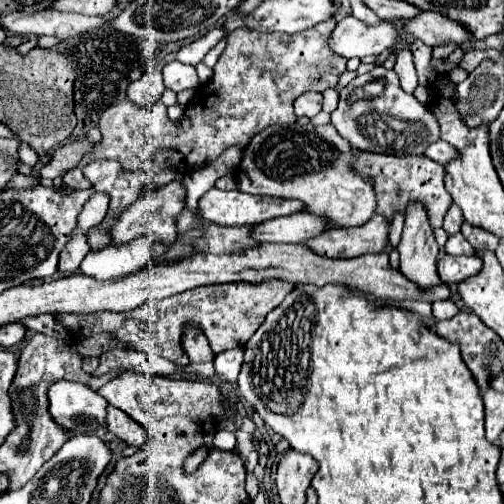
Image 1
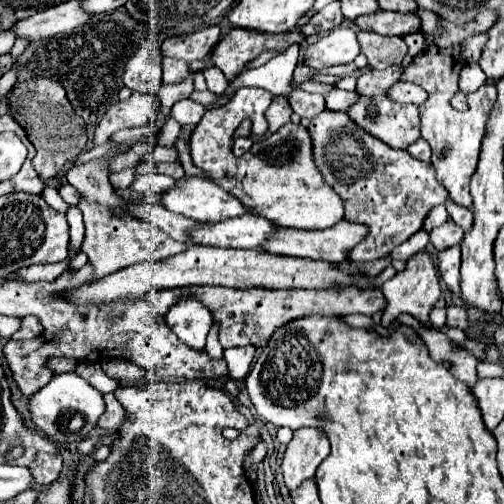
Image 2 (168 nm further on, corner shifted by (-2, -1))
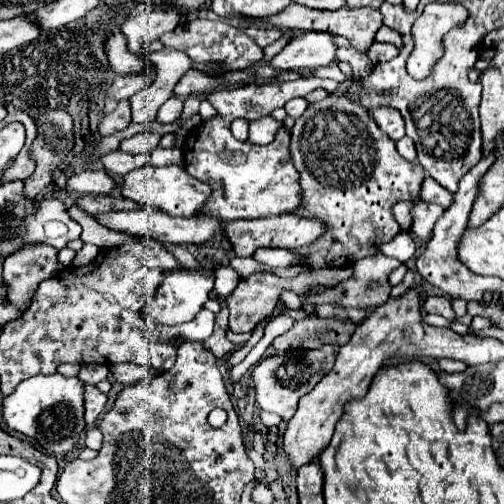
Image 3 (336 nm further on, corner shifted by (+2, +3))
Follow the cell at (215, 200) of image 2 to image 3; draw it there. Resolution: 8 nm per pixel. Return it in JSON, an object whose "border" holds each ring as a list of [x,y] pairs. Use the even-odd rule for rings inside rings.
{"border":[[[145,164],[143,168],[135,168],[123,176],[123,182],[119,186],[119,192],[123,198],[129,198],[141,206],[163,210],[171,216],[193,216],[197,212],[197,206],[205,202],[211,194],[209,186],[197,182],[195,178],[189,178],[185,168],[181,166],[151,166]]]}

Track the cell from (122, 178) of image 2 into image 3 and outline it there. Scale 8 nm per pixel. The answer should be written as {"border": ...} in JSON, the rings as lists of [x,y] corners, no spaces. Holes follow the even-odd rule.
{"border":[[[113,150],[113,152],[107,152],[101,156],[101,162],[105,166],[107,172],[115,172],[115,174],[127,174],[135,168],[141,168],[145,166],[149,160],[149,156],[143,156],[143,154],[127,154],[127,152],[121,152],[121,150]]]}

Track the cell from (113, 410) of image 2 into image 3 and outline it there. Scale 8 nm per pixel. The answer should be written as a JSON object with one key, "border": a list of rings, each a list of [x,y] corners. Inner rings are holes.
{"border":[[[85,386],[85,422],[91,426],[95,424],[97,416],[103,412],[107,396],[103,392],[99,392],[95,386]]]}

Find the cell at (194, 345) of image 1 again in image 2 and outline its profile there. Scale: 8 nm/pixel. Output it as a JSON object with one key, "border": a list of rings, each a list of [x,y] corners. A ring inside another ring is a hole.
{"border":[[[195,300],[177,302],[177,306],[169,308],[169,316],[165,316],[165,320],[181,342],[195,350],[205,350],[205,340],[213,324],[213,318],[205,306]]]}

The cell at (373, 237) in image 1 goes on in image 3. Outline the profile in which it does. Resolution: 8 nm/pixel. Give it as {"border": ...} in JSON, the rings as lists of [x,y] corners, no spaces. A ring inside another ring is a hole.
{"border":[[[279,214],[279,216],[265,216],[253,220],[237,220],[237,222],[221,222],[227,240],[231,242],[237,256],[251,256],[259,246],[277,246],[277,248],[299,248],[309,242],[315,242],[319,232],[325,230],[323,222],[297,218],[295,214]]]}

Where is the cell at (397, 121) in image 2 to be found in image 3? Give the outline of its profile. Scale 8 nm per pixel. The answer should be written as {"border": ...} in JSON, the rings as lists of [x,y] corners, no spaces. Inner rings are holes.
{"border":[[[377,108],[377,110],[369,110],[373,120],[379,124],[379,128],[383,132],[387,132],[387,136],[391,140],[399,140],[405,136],[405,124],[403,124],[403,118],[397,110],[393,108]]]}

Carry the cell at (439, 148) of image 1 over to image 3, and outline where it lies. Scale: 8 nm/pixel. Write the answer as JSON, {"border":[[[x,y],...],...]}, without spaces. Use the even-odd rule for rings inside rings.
{"border":[[[403,136],[395,146],[397,146],[397,152],[399,152],[405,160],[409,160],[409,162],[415,162],[415,160],[417,160],[415,146],[413,146],[413,140],[411,140],[409,136]]]}

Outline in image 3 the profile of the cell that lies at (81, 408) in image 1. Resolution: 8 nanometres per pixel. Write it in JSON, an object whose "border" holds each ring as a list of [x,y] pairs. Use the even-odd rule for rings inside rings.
{"border":[[[61,374],[31,376],[23,380],[13,394],[3,398],[3,420],[9,428],[37,440],[45,452],[67,454],[77,446],[81,434],[85,432],[83,382],[79,378],[65,378]]]}

